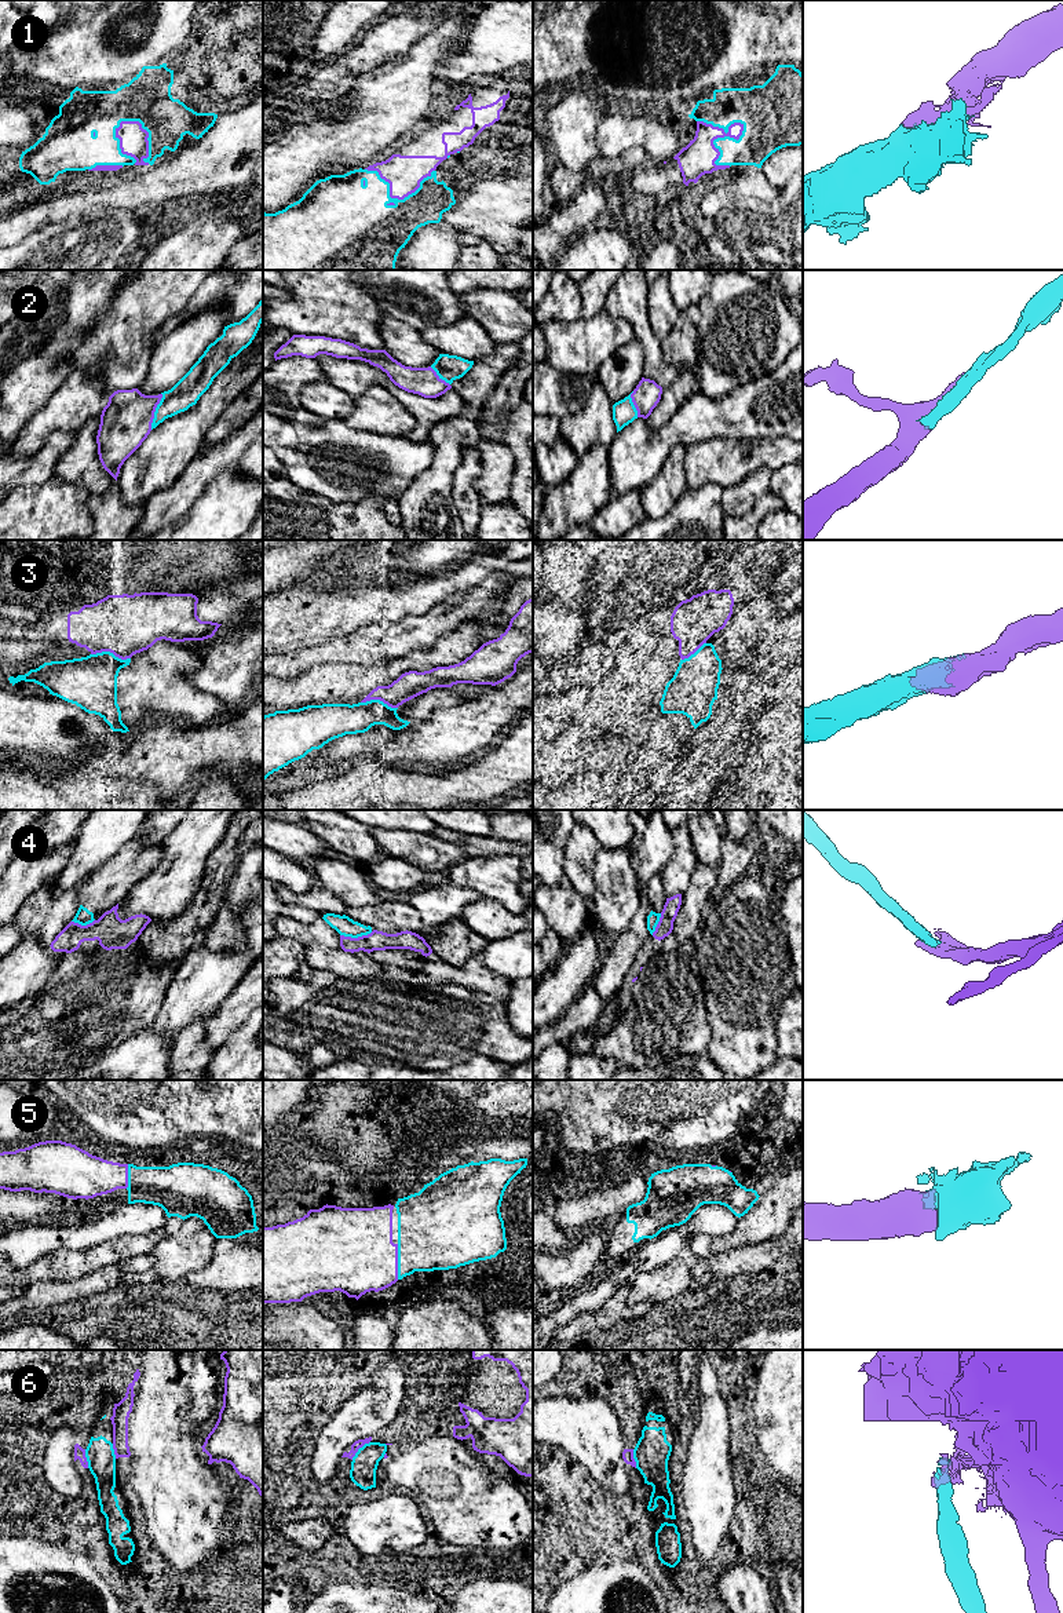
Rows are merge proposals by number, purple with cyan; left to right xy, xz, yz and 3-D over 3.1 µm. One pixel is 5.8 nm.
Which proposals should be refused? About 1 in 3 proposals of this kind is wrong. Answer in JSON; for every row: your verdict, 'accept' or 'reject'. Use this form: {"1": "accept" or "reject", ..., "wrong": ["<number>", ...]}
{"1": "accept", "2": "accept", "3": "reject", "4": "reject", "5": "accept", "6": "reject", "wrong": ["3", "4", "6"]}

